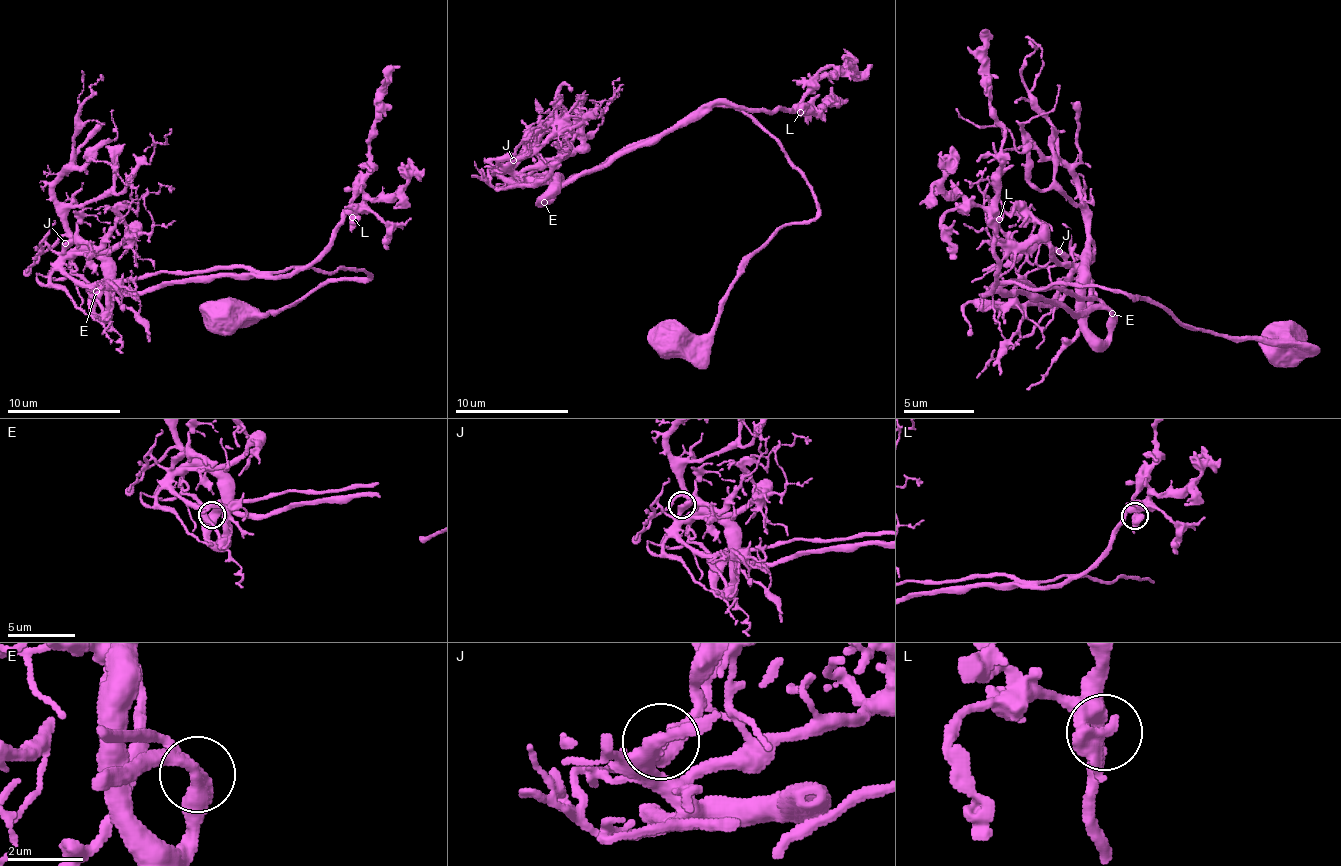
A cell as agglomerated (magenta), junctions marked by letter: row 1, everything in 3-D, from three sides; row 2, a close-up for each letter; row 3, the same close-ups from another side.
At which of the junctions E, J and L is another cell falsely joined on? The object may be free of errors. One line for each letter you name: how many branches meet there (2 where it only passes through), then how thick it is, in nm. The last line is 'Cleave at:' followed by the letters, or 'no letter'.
Cleave at: no letter

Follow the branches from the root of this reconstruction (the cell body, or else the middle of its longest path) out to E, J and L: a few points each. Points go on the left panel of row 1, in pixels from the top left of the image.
E: (224, 316), (275, 313), (332, 279), (369, 274), (156, 271), (97, 291)
J: (224, 316), (275, 313), (332, 279), (369, 274), (156, 271), (116, 279), (85, 251), (65, 254), (65, 243)
L: (224, 316), (275, 313), (332, 279), (363, 279), (366, 271), (304, 268), (352, 217)

